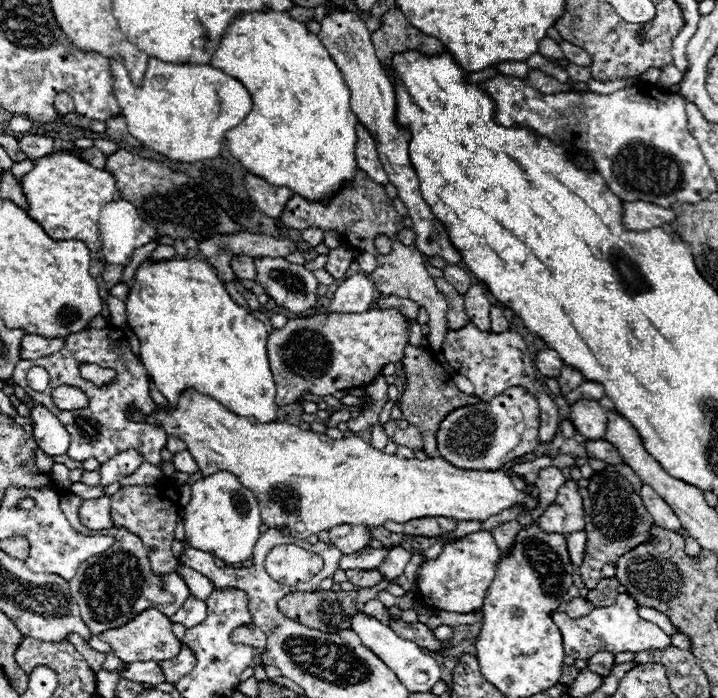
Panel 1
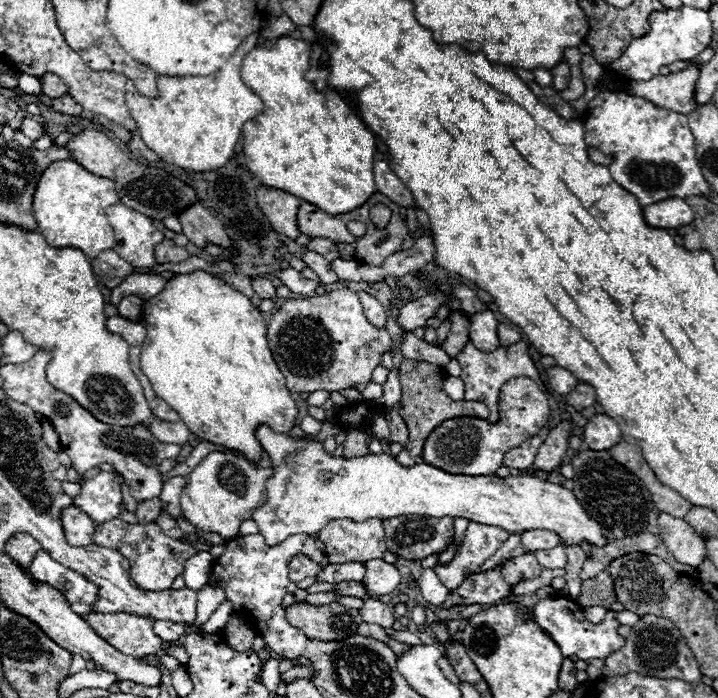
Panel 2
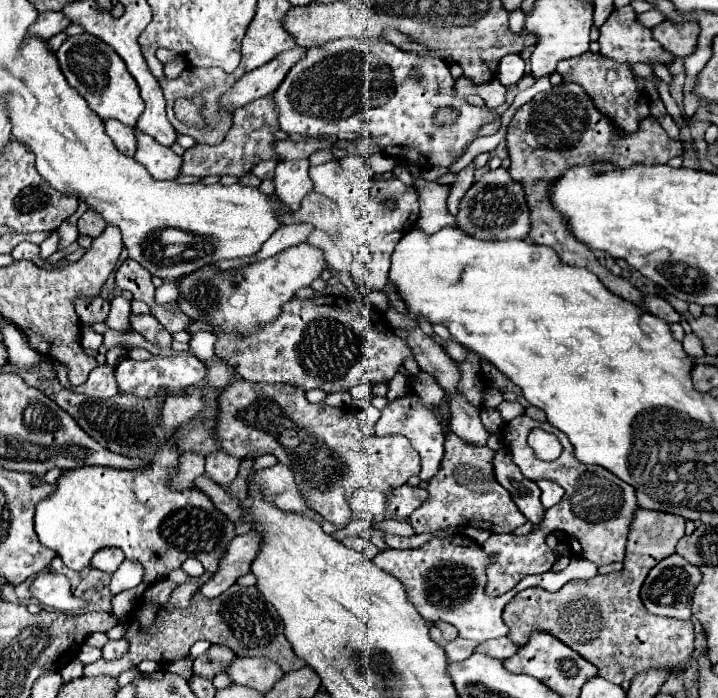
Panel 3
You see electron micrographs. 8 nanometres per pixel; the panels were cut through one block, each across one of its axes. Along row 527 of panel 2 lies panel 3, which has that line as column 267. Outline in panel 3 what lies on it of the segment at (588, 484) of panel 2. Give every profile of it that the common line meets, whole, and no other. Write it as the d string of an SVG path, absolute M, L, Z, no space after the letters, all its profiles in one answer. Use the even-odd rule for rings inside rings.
M162 578L154 582L142 596L138 604L138 612L132 616L128 630L124 638L130 640L130 650L128 656L122 656L120 660L106 661L103 658L90 664L84 664L84 674L86 678L96 678L96 676L110 676L118 678L122 672L136 668L142 660L154 660L158 664L172 662L180 656L186 656L190 646L196 640L208 640L216 644L228 646L236 656L260 656L268 658L280 664L284 672L300 670L306 666L304 660L300 660L288 638L284 636L284 624L282 618L278 616L276 608L260 596L256 586L238 586L234 584L226 592L222 592L216 598L204 598L200 592L194 594L192 604L186 610L172 608L168 604L168 596L175 590L175 583L168 578Z

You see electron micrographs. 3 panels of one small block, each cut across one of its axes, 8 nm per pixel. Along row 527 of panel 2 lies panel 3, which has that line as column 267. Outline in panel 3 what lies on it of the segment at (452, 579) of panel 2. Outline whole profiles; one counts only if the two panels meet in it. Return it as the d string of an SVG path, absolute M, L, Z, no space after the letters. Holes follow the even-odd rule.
M276 464L272 468L256 472L252 476L252 482L264 486L264 494L278 508L288 510L288 512L300 512L300 514L310 512L310 508L306 506L304 496L296 488L296 478L294 478L292 468L288 468L284 464Z

